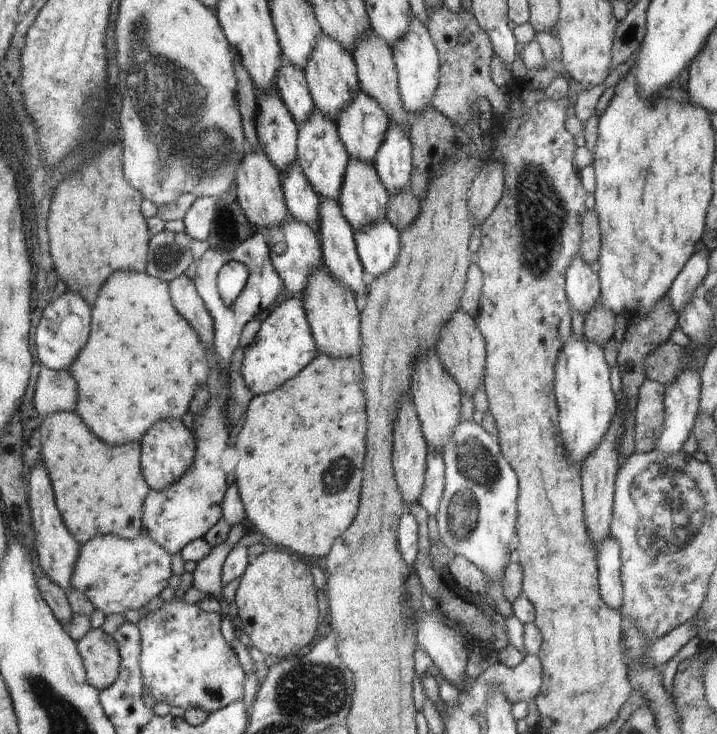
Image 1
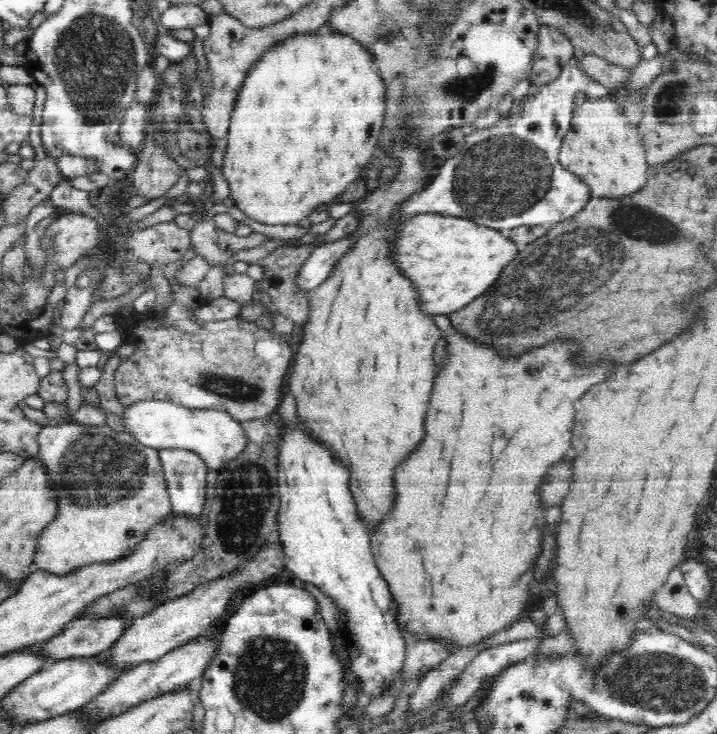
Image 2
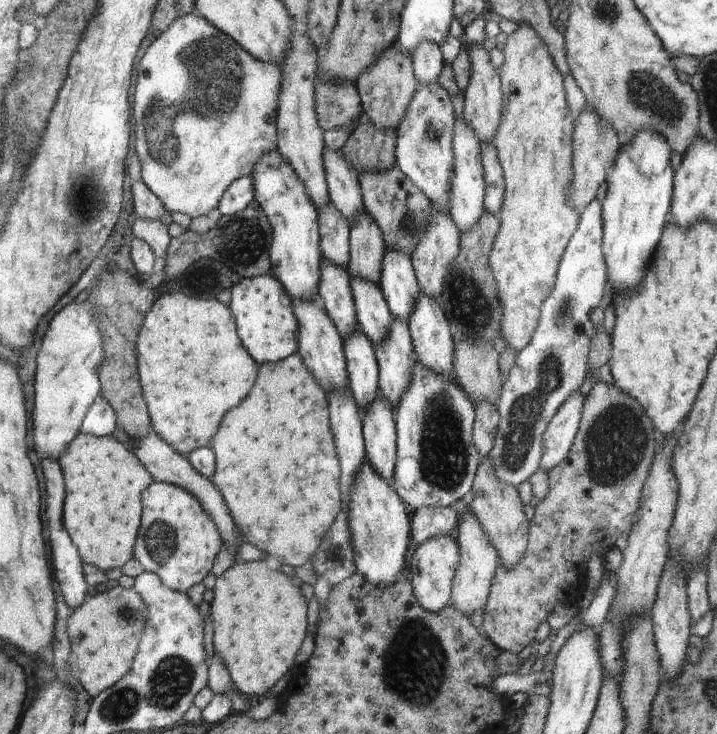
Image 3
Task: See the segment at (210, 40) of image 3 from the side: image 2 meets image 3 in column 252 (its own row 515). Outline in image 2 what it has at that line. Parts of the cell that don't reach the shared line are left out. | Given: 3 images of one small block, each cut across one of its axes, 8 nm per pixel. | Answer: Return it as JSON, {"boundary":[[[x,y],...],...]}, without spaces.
{"boundary":[[[72,420],[66,424],[60,424],[60,426],[47,425],[42,428],[42,432],[37,436],[37,442],[40,446],[37,453],[37,462],[40,462],[41,466],[44,467],[44,472],[48,475],[49,486],[52,487],[54,495],[57,496],[56,518],[44,528],[40,536],[38,536],[38,540],[36,540],[36,552],[33,556],[33,562],[37,570],[63,575],[95,562],[103,563],[118,560],[133,553],[136,545],[147,535],[148,531],[155,527],[156,523],[164,523],[171,519],[173,507],[170,503],[170,496],[167,494],[167,480],[163,473],[163,464],[157,448],[146,447],[124,432],[114,432],[107,424],[92,427],[91,425],[78,425]]]}

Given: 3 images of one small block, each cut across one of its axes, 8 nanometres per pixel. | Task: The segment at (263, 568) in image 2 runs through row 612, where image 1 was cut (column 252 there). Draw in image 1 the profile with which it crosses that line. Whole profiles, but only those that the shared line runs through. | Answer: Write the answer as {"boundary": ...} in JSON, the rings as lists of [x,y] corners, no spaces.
{"boundary":[[[248,148],[244,164],[240,163],[240,172],[235,172],[237,199],[244,209],[247,219],[259,229],[277,225],[288,218],[288,208],[283,197],[282,173],[273,164],[269,156],[260,148]]]}

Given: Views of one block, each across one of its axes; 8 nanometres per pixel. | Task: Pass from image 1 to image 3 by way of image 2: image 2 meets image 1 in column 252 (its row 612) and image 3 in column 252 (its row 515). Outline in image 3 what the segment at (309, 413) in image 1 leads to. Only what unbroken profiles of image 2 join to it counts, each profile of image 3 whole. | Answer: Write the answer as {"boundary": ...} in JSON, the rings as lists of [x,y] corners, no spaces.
{"boundary":[[[288,356],[285,360],[280,360],[277,363],[266,363],[259,366],[260,384],[256,384],[256,392],[252,392],[252,396],[248,396],[248,400],[244,400],[244,404],[240,404],[240,408],[234,408],[232,412],[228,412],[228,416],[224,416],[224,428],[219,428],[218,434],[220,436],[214,436],[211,440],[210,447],[215,454],[215,471],[211,481],[218,487],[220,494],[227,501],[228,510],[231,512],[232,520],[240,524],[236,524],[236,528],[242,533],[244,528],[244,538],[246,542],[250,542],[252,546],[262,550],[264,555],[276,556],[281,564],[289,564],[290,566],[304,566],[312,552],[316,550],[320,538],[324,536],[324,532],[335,523],[335,520],[339,516],[339,512],[343,510],[343,492],[342,486],[338,490],[338,482],[342,478],[342,469],[339,464],[338,450],[334,450],[335,436],[332,440],[333,432],[330,432],[331,419],[330,414],[330,397],[325,392],[319,381],[316,380],[316,376],[307,368],[306,362],[299,356]]]}

